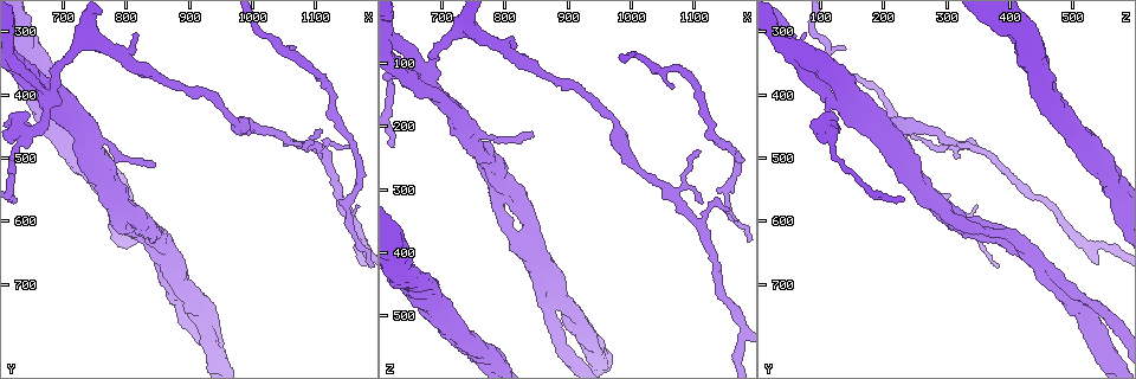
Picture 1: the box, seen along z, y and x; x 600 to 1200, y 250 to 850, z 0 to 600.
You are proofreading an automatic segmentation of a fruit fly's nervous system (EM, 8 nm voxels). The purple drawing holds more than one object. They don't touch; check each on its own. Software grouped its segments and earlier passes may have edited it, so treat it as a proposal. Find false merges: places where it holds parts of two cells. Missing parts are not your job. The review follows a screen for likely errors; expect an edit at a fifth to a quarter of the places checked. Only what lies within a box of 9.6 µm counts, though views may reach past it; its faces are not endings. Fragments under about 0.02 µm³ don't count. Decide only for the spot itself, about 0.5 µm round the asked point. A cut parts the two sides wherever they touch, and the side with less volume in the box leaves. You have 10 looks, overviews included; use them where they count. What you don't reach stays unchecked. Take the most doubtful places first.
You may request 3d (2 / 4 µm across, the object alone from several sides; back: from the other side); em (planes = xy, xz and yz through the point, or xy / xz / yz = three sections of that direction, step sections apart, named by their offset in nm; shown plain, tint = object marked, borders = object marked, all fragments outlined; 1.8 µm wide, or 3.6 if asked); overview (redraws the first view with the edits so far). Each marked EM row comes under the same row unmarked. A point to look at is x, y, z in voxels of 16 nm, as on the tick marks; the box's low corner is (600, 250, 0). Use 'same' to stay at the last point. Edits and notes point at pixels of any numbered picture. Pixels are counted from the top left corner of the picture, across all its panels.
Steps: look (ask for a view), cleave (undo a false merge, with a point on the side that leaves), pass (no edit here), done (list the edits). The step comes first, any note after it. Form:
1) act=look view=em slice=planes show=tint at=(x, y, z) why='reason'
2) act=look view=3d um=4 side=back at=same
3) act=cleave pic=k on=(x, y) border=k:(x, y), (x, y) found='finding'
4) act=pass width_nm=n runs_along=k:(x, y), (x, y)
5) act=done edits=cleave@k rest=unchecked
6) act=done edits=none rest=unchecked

act=look view=em slice=planes show=borders at=(665, 405, 135) why='closes a loop'

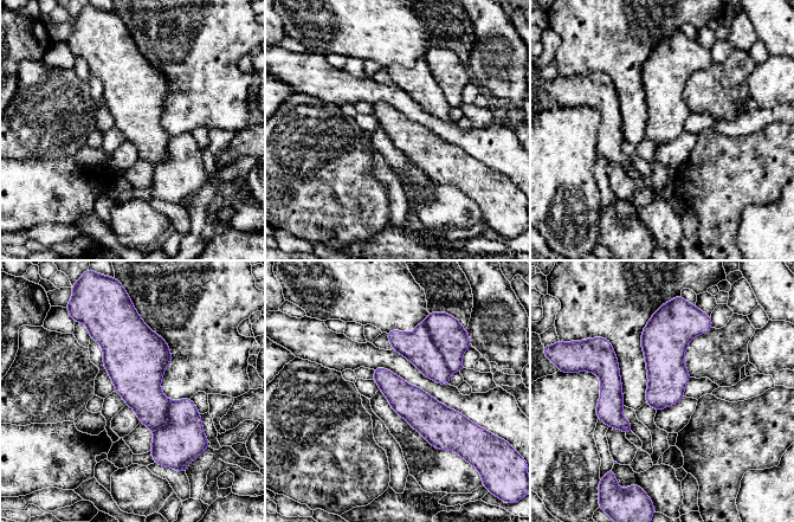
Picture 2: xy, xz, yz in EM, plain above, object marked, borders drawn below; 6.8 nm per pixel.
act=cleave pic=2 on=(450, 337) border=2:(424, 322), (432, 342), (450, 372) found='two cells meet here'

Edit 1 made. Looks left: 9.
act=look view=3d um=4 at=(860, 660, 440) why='arms part here'

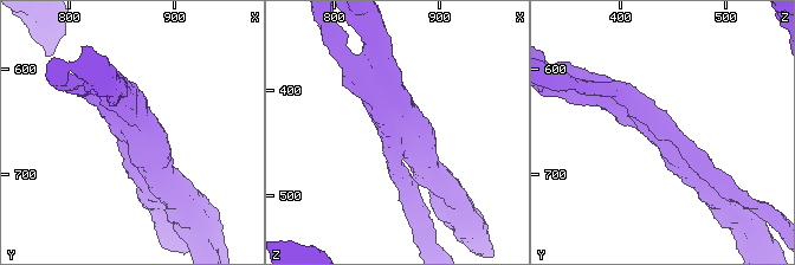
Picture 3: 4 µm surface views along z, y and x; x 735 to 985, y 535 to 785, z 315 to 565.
act=look view=em slice=xy step=16 show=tint at=(858, 660, 440)

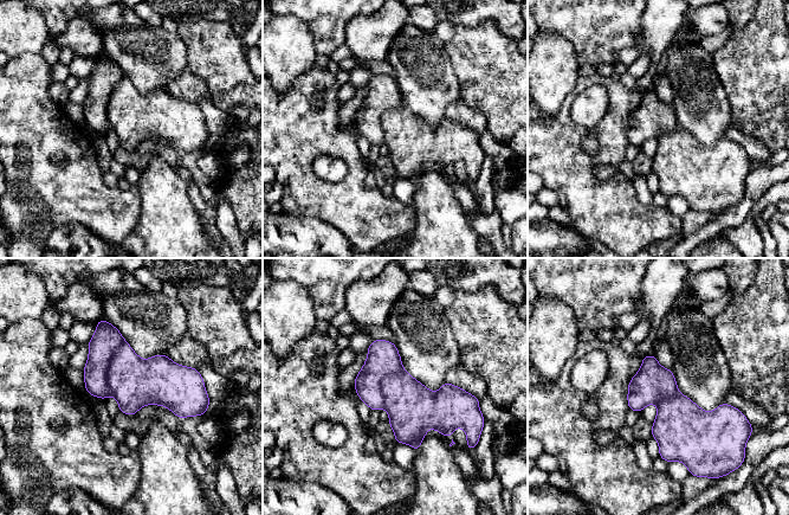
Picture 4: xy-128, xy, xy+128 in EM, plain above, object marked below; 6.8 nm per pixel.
act=look view=em slice=planes show=tint at=same why='another direction'

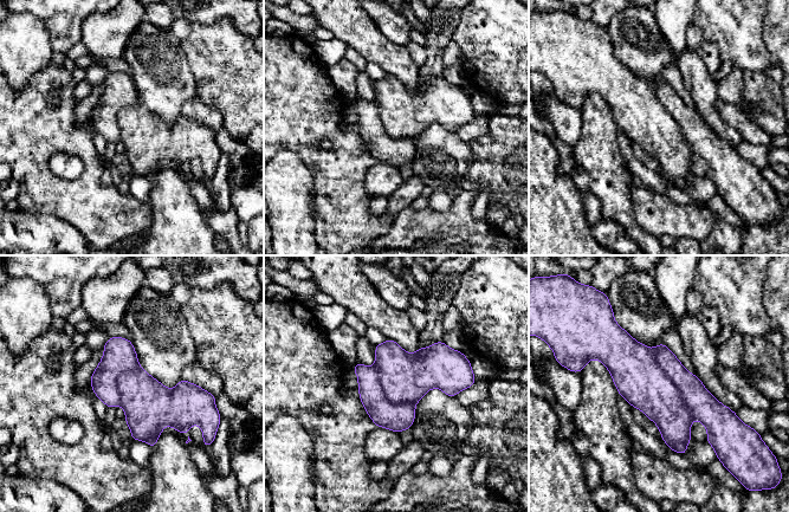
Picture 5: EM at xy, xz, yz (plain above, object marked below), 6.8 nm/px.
act=pass arms=3 found='continuous, no second cell'

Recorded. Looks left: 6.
act=look view=3d um=4 at=(795, 580, 290) why='two arms at a narrow angle'

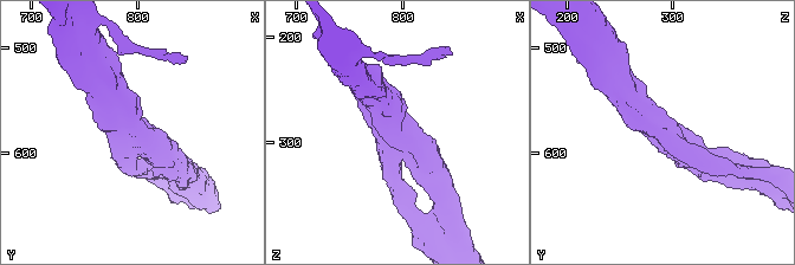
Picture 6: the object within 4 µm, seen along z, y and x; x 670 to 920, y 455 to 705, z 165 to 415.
act=look view=em slice=xz step=8 show=tint at=(798, 578, 288) arms=3 arm_widths_nm=300,440,440

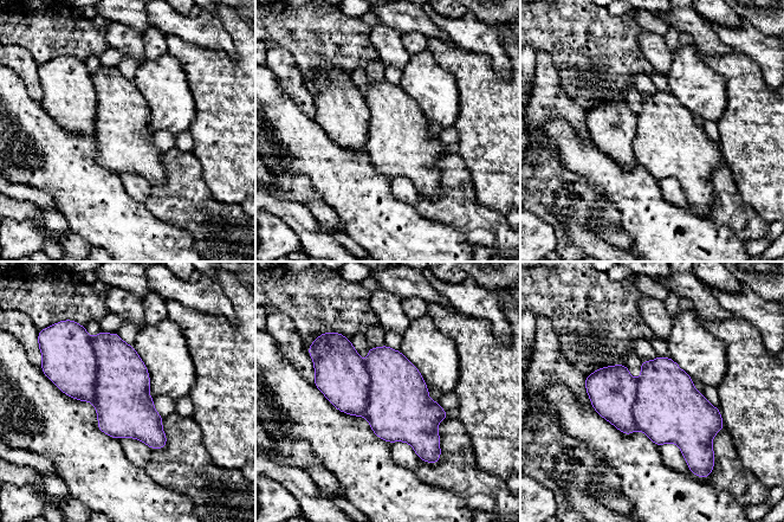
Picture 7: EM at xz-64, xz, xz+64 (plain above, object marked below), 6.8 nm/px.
act=look view=em slice=planes show=tint at=same

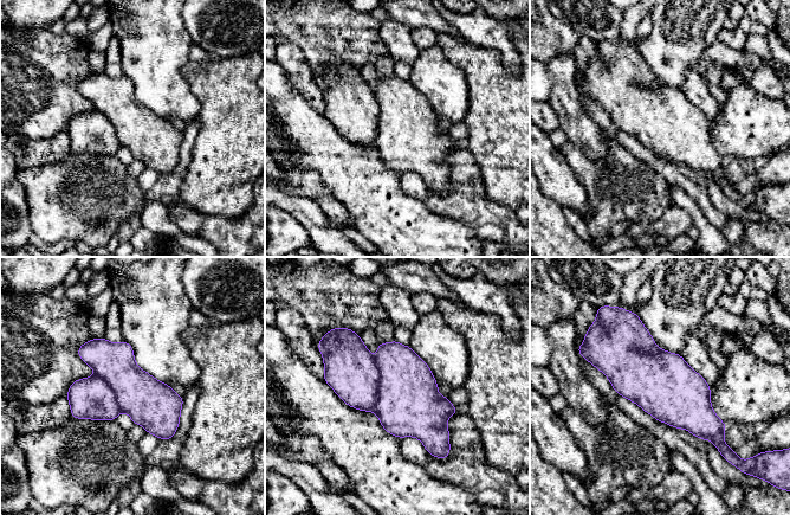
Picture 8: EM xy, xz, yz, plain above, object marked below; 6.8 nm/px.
act=pass width_nm=360 found='one cell here'

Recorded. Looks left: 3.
act=look view=3d um=4 at=(745, 485, 225) why='calibre changes'

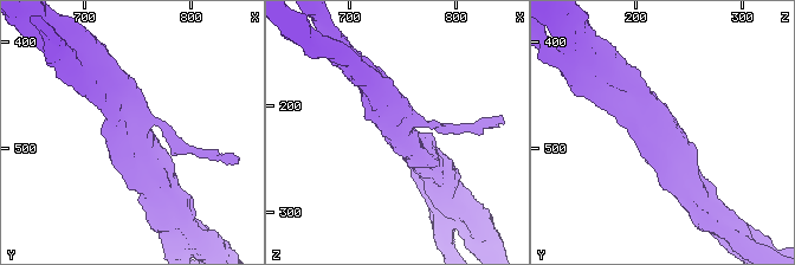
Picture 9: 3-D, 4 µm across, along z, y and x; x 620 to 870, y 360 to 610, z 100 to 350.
act=look view=em slice=planes show=tint at=(744, 488, 224)

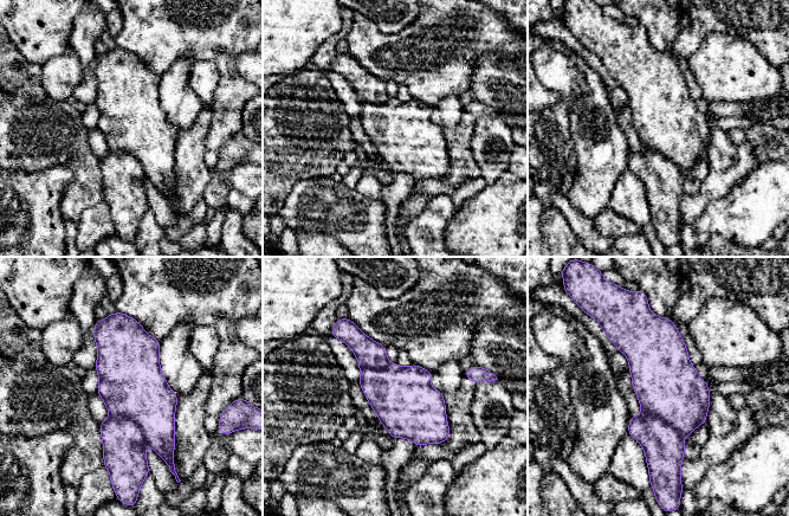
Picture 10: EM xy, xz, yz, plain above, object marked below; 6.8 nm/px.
act=pass width_nm=420 found='all the same cell'

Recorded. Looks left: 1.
act=done edits=cleave@2 rest=unchecked

